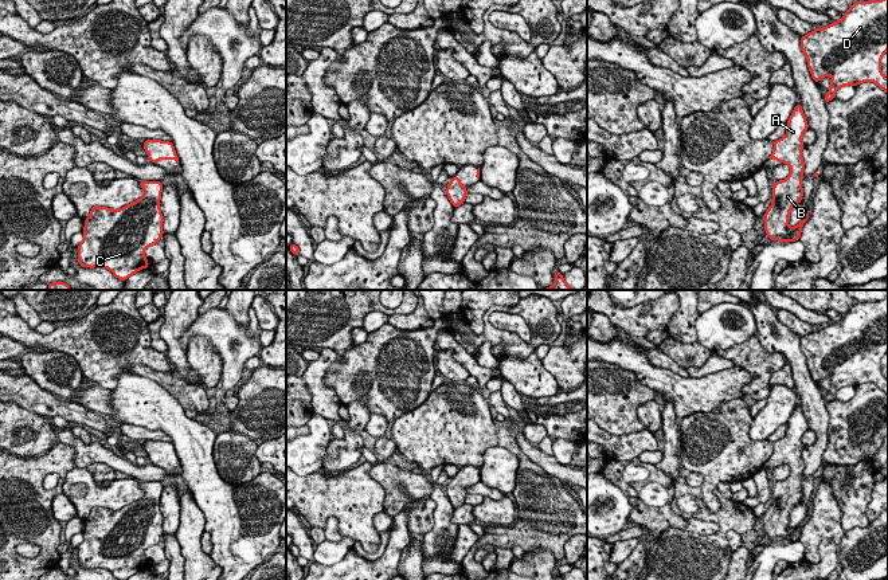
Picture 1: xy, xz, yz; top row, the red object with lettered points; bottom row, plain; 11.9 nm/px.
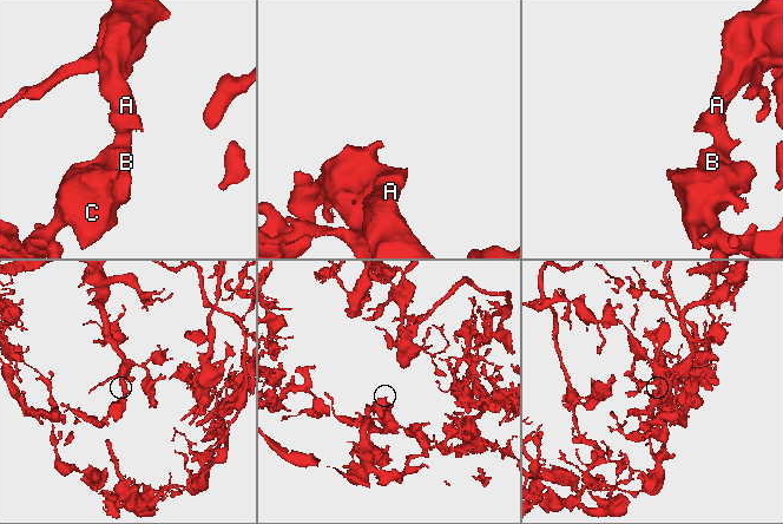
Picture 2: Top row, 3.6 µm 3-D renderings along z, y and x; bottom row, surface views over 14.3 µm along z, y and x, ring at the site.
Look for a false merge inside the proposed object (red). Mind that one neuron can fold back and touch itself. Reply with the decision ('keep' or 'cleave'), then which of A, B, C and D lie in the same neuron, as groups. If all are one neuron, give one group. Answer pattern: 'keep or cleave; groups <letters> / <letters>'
keep; groups A B C D

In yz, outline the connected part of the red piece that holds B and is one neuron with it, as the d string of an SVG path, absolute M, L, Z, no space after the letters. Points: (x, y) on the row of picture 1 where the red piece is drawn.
M795 105L790 118L787 119L787 125L789 126L786 134L781 140L774 141L774 149L768 158L774 158L778 160L779 162L789 164L790 175L785 180L775 181L771 189L772 201L770 208L764 213L764 232L768 235L770 240L778 240L785 243L799 240L802 227L809 218L809 211L807 211L806 218L801 220L798 226L795 227L789 226L790 211L794 205L802 201L803 196L802 179L803 179L805 162L802 158L802 149L805 145L802 142L802 136L809 129L809 125L803 114L802 105Z

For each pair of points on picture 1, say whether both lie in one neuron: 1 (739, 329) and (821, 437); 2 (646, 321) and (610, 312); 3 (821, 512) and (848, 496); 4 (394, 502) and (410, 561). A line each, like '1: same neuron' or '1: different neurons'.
1: different neurons
2: same neuron
3: different neurons
4: different neurons

